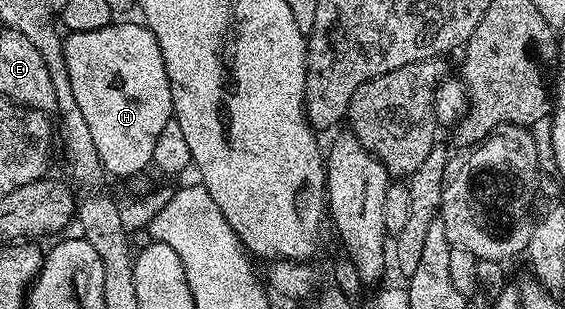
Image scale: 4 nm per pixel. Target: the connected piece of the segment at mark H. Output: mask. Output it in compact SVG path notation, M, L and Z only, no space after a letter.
M140 22L119 23L95 29L91 33L68 32L63 42L71 89L75 89L75 101L79 101L79 109L91 129L91 137L95 140L95 149L101 158L102 168L108 174L110 171L113 175L135 175L153 162L155 141L159 141L163 125L174 118L173 98L159 41L155 41L149 28Z

